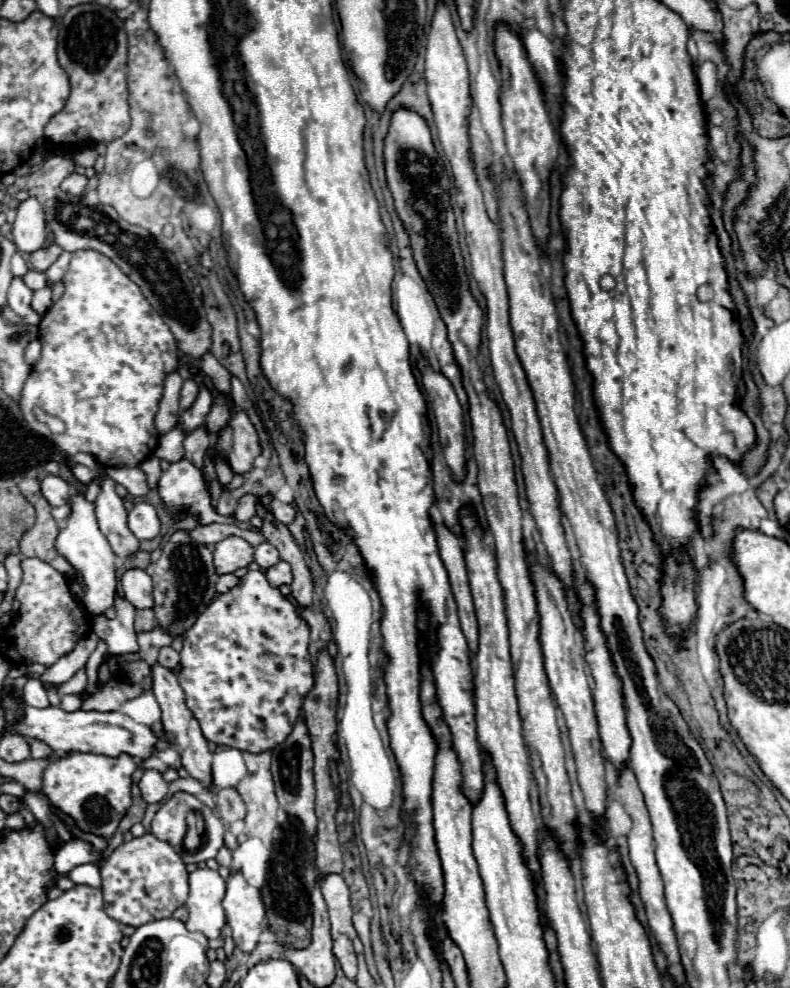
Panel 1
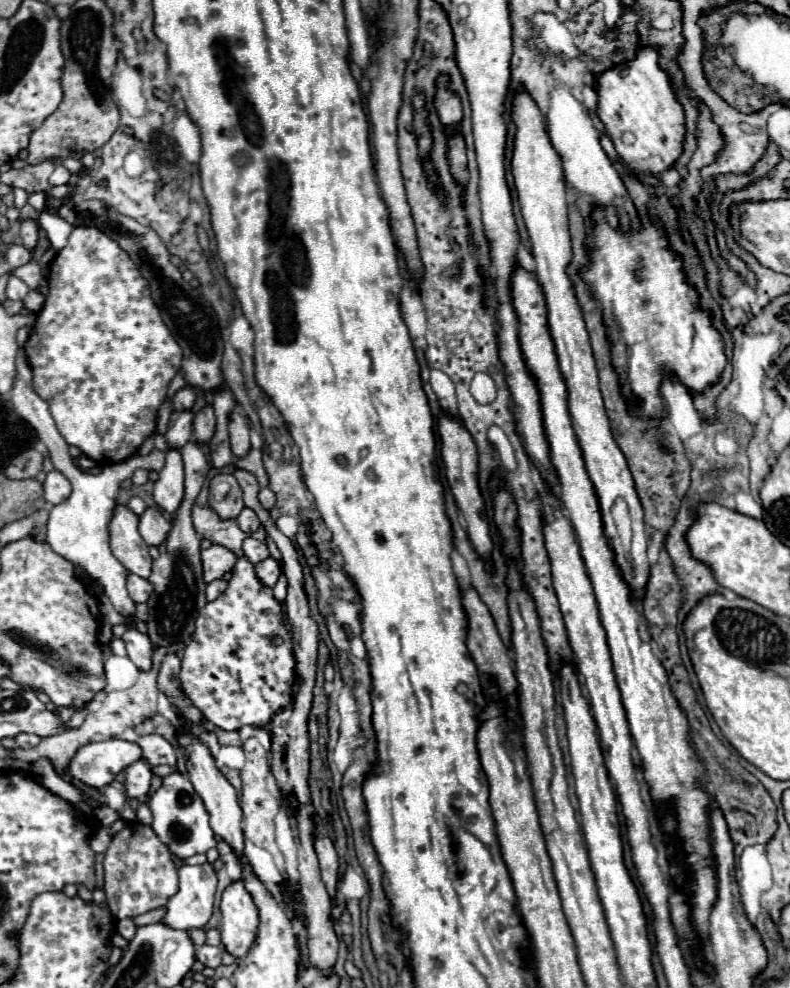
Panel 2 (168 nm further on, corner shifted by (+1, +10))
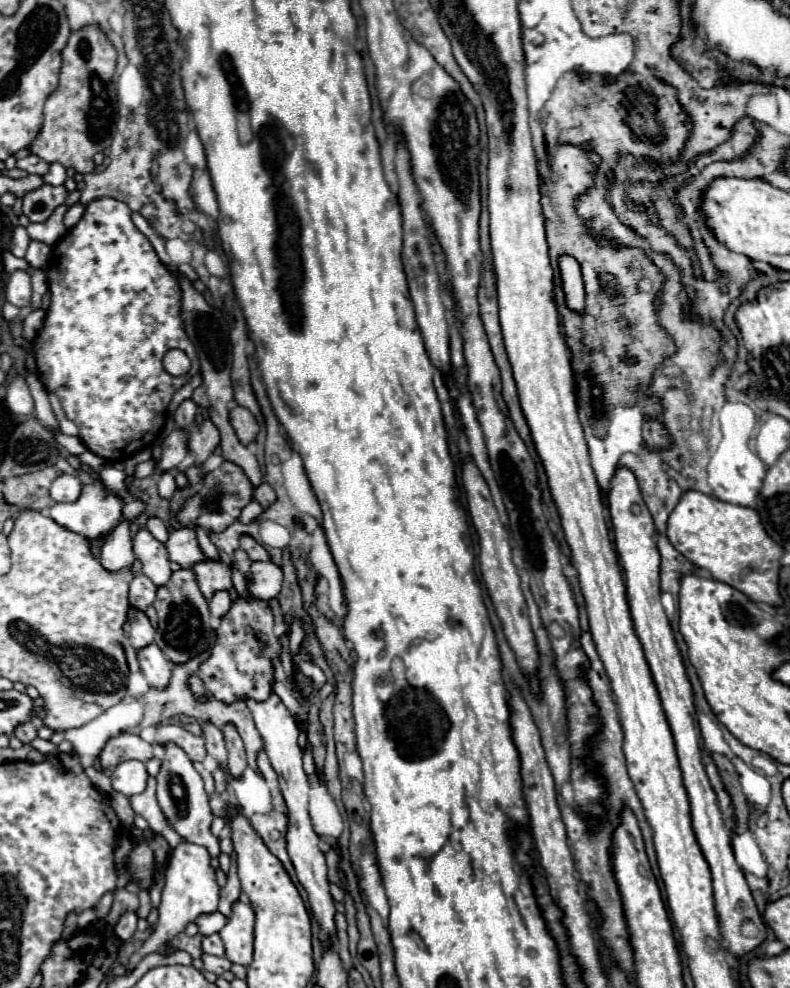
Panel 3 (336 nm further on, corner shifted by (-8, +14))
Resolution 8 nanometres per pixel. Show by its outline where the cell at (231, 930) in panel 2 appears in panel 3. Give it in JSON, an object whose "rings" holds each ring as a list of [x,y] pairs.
{"rings":[[[238,900],[232,906],[232,918],[220,930],[220,938],[226,946],[226,958],[232,964],[248,966],[252,962],[254,942],[254,910],[246,900]]]}

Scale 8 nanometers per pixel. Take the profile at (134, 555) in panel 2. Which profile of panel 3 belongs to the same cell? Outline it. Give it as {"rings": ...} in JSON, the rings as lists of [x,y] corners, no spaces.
{"rings":[[[138,530],[132,544],[136,558],[142,562],[142,574],[146,574],[156,586],[166,586],[172,576],[166,548],[148,530]]]}

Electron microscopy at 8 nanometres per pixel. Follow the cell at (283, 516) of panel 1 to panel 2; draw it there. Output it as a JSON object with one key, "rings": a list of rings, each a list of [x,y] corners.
{"rings":[[[261,488],[259,500],[261,500],[261,504],[263,504],[267,510],[273,510],[273,508],[277,506],[277,496],[275,496],[275,492],[273,492],[271,488]]]}

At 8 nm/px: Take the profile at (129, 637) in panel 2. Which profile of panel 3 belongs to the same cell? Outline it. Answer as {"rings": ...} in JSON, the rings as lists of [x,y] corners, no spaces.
{"rings":[[[150,644],[146,646],[146,650],[140,650],[138,662],[148,680],[148,686],[156,690],[164,690],[168,686],[172,674],[172,662],[166,662],[166,656],[162,654],[162,650],[158,650],[158,646]]]}

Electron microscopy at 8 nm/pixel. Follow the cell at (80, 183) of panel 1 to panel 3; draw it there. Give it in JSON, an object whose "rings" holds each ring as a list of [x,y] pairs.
{"rings":[[[54,162],[54,164],[50,164],[50,170],[42,176],[42,180],[44,180],[46,184],[60,186],[60,184],[64,184],[64,182],[66,182],[66,168],[64,168],[62,164]]]}

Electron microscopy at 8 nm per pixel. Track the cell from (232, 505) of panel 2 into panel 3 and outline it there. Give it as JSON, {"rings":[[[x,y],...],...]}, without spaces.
{"rings":[[[228,460],[220,464],[220,468],[208,472],[202,480],[202,488],[192,494],[188,500],[184,500],[182,508],[176,512],[176,522],[182,528],[204,528],[208,532],[222,532],[226,530],[234,520],[238,520],[240,510],[252,500],[250,498],[252,484],[244,470]]]}

